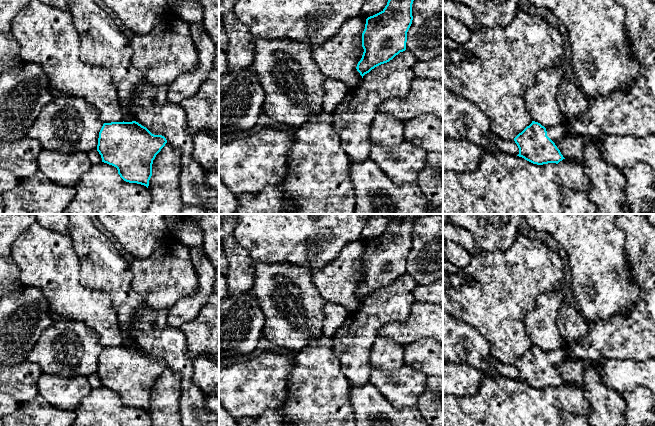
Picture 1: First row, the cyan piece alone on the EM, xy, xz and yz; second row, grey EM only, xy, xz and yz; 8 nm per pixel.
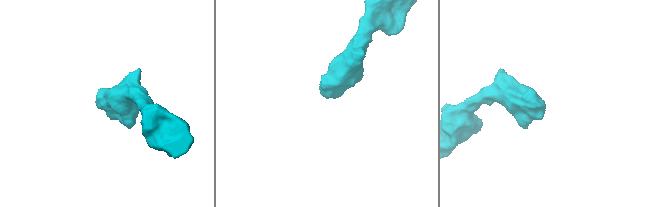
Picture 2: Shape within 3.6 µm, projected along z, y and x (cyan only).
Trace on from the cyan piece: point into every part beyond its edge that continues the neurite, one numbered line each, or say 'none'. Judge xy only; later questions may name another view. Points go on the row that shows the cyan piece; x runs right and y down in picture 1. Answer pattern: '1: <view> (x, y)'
none

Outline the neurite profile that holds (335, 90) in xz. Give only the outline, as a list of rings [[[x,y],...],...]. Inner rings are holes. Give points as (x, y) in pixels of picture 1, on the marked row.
[[[327,77],[325,80],[324,110],[331,114],[349,94],[351,89],[342,81]]]

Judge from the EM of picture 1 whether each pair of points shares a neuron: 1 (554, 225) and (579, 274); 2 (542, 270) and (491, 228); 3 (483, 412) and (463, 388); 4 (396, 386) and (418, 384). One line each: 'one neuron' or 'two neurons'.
1: one neuron
2: two neurons
3: two neurons
4: one neuron

